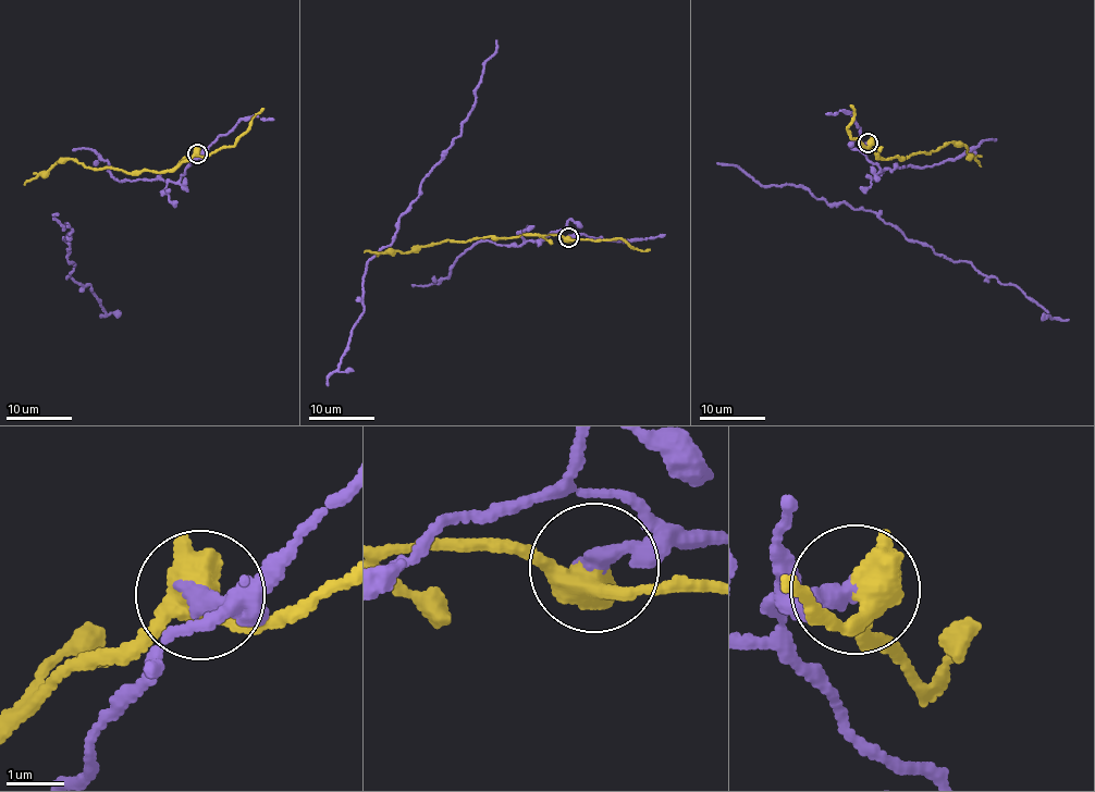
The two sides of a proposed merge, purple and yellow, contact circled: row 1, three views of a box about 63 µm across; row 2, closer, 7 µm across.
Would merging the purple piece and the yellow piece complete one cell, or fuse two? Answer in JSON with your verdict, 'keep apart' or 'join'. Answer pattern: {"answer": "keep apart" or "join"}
{"answer": "keep apart"}

